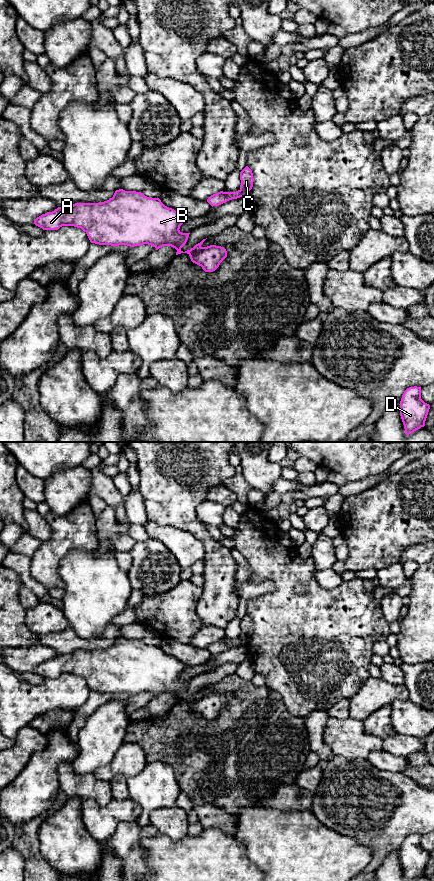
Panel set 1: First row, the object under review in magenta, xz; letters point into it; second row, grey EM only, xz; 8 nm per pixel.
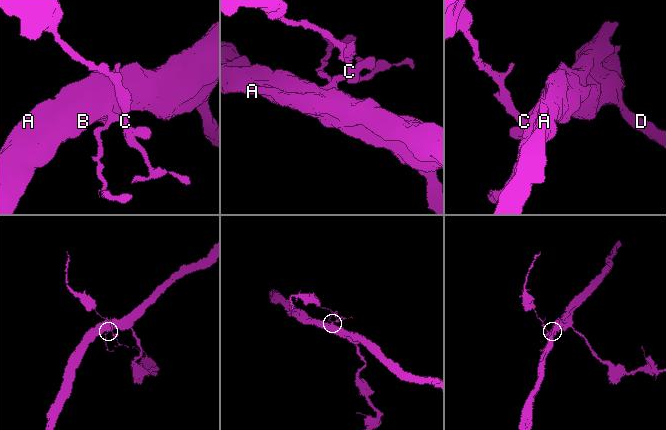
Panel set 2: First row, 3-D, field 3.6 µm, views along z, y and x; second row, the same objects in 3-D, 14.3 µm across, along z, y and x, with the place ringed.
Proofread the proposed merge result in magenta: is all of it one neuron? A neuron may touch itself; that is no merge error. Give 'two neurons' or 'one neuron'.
two neurons

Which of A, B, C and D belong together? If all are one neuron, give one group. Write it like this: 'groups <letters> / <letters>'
groups A B D / C

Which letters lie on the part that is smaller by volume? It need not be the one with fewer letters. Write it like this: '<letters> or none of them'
C

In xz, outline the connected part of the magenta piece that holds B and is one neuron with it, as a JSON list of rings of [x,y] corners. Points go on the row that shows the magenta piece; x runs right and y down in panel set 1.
[[[123,189],[116,190],[113,197],[101,203],[75,203],[71,206],[58,207],[52,212],[47,212],[37,217],[34,224],[43,230],[57,230],[62,226],[74,226],[81,228],[88,236],[91,243],[99,245],[111,245],[113,247],[119,245],[127,245],[130,247],[148,244],[156,248],[163,246],[171,246],[177,250],[176,255],[187,253],[193,263],[202,267],[205,272],[215,271],[220,263],[227,257],[227,251],[224,247],[210,245],[202,247],[201,245],[206,239],[196,244],[190,250],[183,252],[181,248],[186,244],[190,233],[182,233],[180,226],[188,220],[177,211],[165,206],[159,198],[150,198],[141,192],[125,191]]]

